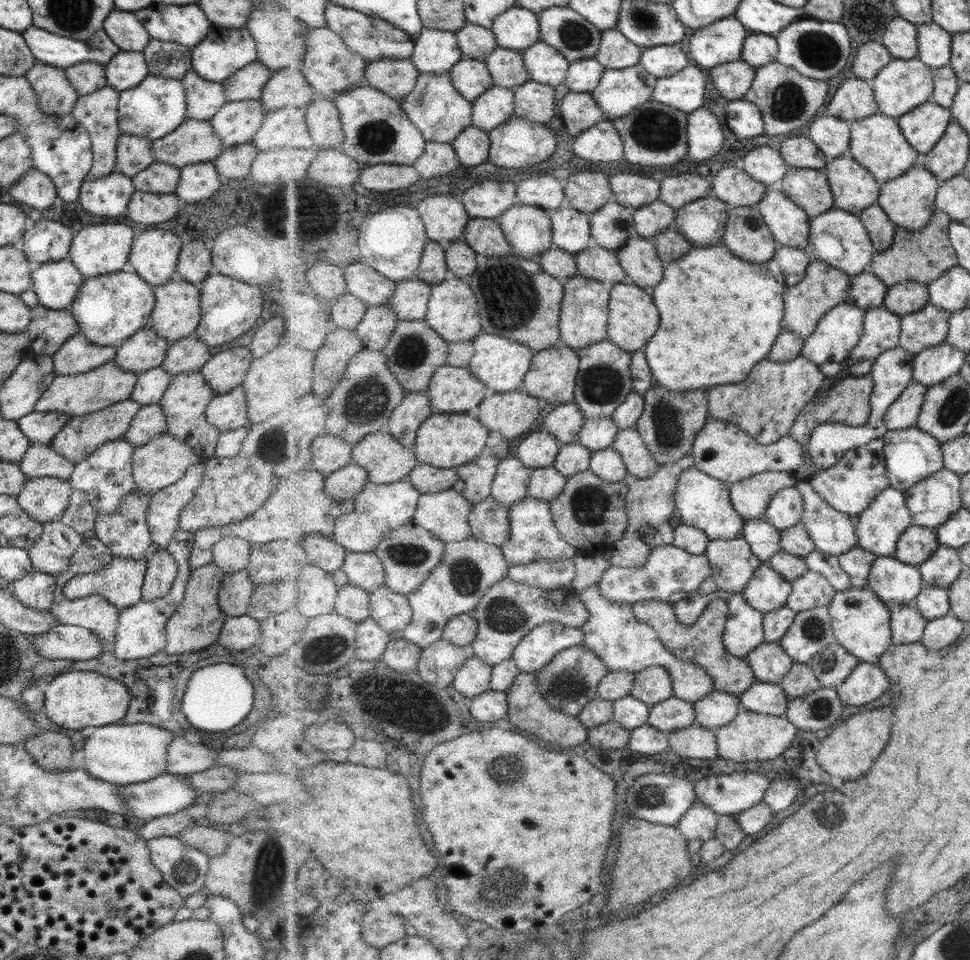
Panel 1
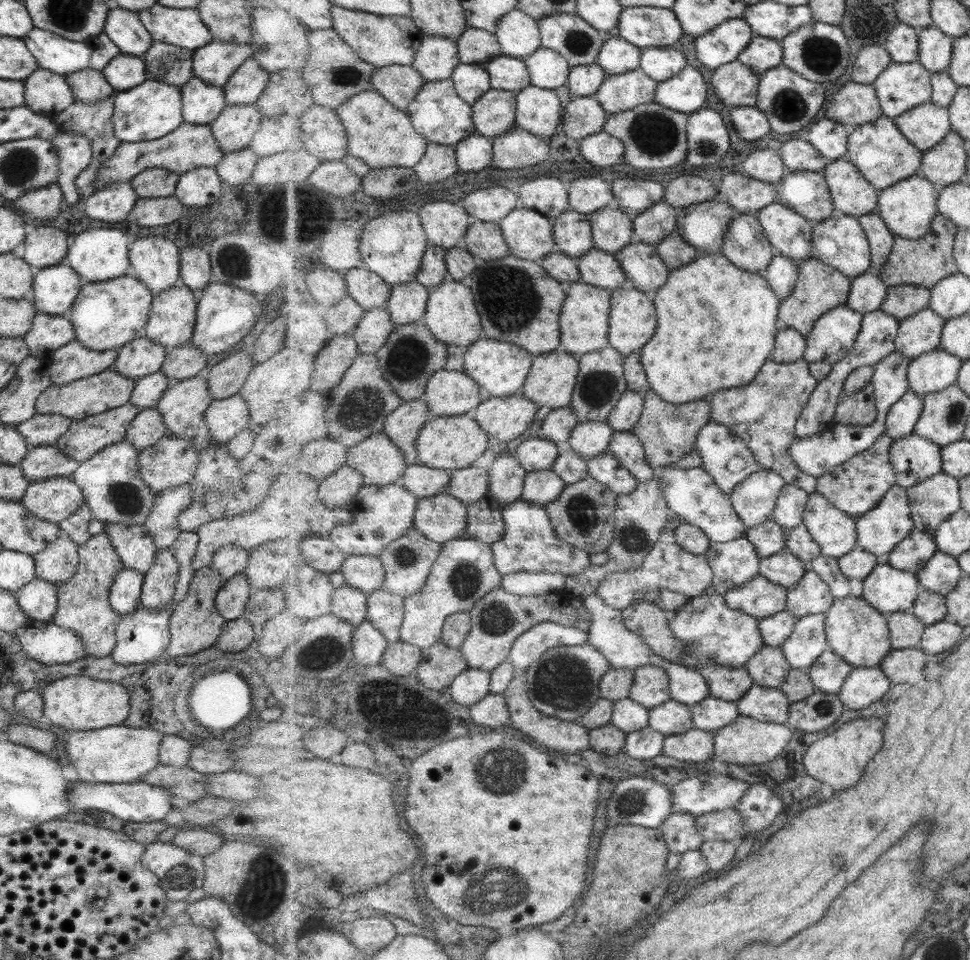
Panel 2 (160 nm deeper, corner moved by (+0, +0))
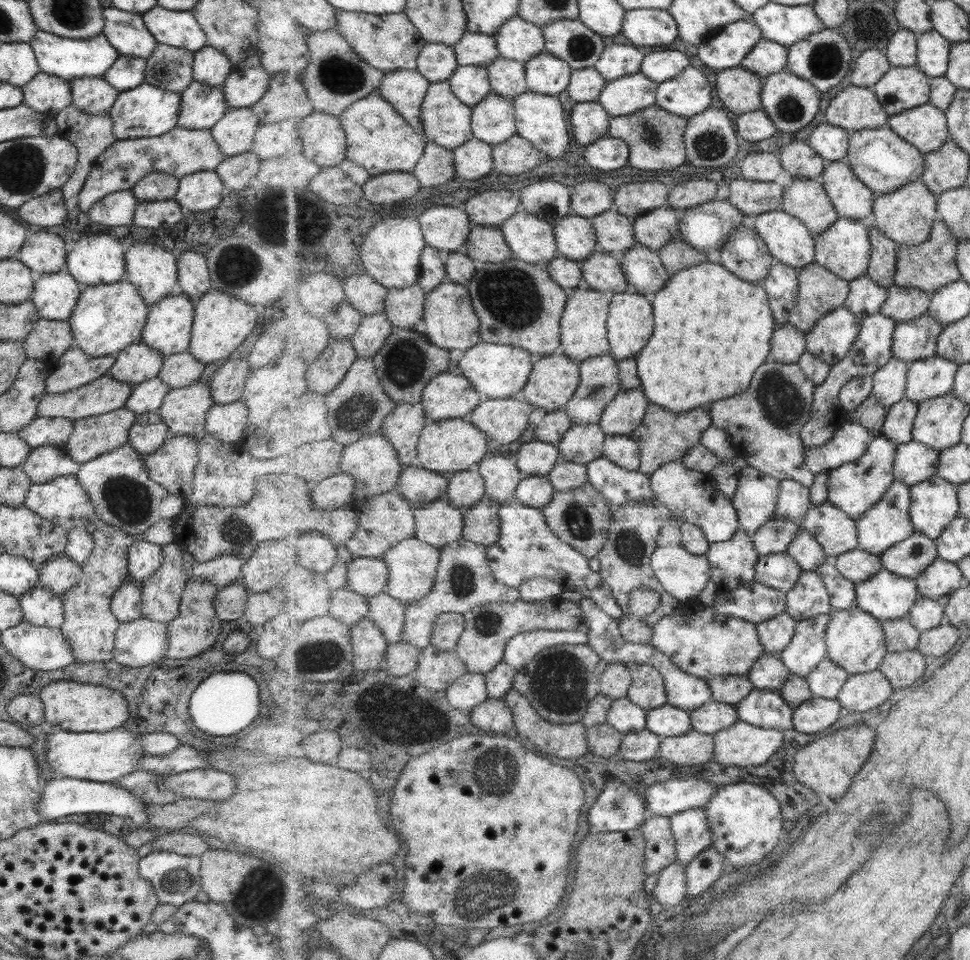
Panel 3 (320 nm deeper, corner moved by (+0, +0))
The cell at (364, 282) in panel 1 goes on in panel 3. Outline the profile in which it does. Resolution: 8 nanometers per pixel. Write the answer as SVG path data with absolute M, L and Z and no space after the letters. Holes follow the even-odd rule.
M357 274L343 281L347 295L346 301L352 304L363 315L386 312L388 288L377 282L371 275Z

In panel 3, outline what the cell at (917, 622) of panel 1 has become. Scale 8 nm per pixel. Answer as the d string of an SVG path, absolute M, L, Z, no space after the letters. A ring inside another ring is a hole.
M909 618L882 621L888 652L916 650L921 640L921 631L917 630Z

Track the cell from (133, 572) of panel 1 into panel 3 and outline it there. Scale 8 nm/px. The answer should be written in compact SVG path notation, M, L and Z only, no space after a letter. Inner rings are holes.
M128 578L123 581L111 597L110 611L120 623L142 618L140 586Z

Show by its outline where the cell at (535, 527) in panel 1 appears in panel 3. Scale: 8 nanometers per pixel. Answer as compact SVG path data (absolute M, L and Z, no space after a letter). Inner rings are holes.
M516 496L502 503L500 539L488 547L488 559L496 580L507 586L519 589L532 578L550 578L569 591L579 592L584 598L592 598L615 620L620 620L625 615L600 571L595 572L589 567L590 558L561 540L549 528L541 509L523 505Z

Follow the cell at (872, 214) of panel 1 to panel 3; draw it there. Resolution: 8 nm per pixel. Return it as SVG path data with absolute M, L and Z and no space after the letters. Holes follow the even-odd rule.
M874 224L869 227L872 241L872 260L867 276L877 281L877 284L889 288L896 284L898 249L900 244L885 236Z

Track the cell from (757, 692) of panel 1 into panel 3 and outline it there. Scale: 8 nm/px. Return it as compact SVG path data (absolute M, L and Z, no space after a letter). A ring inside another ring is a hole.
M754 688L735 708L739 720L757 727L781 731L794 728L794 710L777 691Z

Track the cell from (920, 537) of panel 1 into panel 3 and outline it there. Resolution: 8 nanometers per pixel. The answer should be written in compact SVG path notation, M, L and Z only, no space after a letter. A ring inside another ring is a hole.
M913 533L907 540L897 543L889 550L880 555L884 568L897 573L905 578L916 579L919 575L928 570L928 566L933 564L938 557L938 546L936 540L921 533Z

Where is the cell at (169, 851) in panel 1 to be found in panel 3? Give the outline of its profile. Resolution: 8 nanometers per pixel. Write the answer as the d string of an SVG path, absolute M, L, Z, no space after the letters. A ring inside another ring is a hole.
M170 850L149 853L138 860L138 872L141 879L147 880L157 904L181 904L194 901L194 896L200 891L199 856L182 856L171 853Z

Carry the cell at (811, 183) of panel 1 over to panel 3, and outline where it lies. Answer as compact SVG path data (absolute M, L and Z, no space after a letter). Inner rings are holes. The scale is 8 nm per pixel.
M793 178L791 186L784 188L780 210L804 221L814 236L828 230L841 216L821 180L813 178Z

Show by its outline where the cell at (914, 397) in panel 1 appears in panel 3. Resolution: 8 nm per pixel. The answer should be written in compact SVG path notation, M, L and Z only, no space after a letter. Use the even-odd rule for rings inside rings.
M904 399L888 410L882 436L889 438L898 446L914 440L913 430L916 416L919 414L919 404Z

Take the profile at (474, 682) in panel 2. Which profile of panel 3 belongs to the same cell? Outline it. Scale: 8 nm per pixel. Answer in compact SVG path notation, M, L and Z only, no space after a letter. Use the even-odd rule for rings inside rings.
M467 672L460 676L446 690L451 706L471 713L472 710L488 699L488 681L483 673Z

